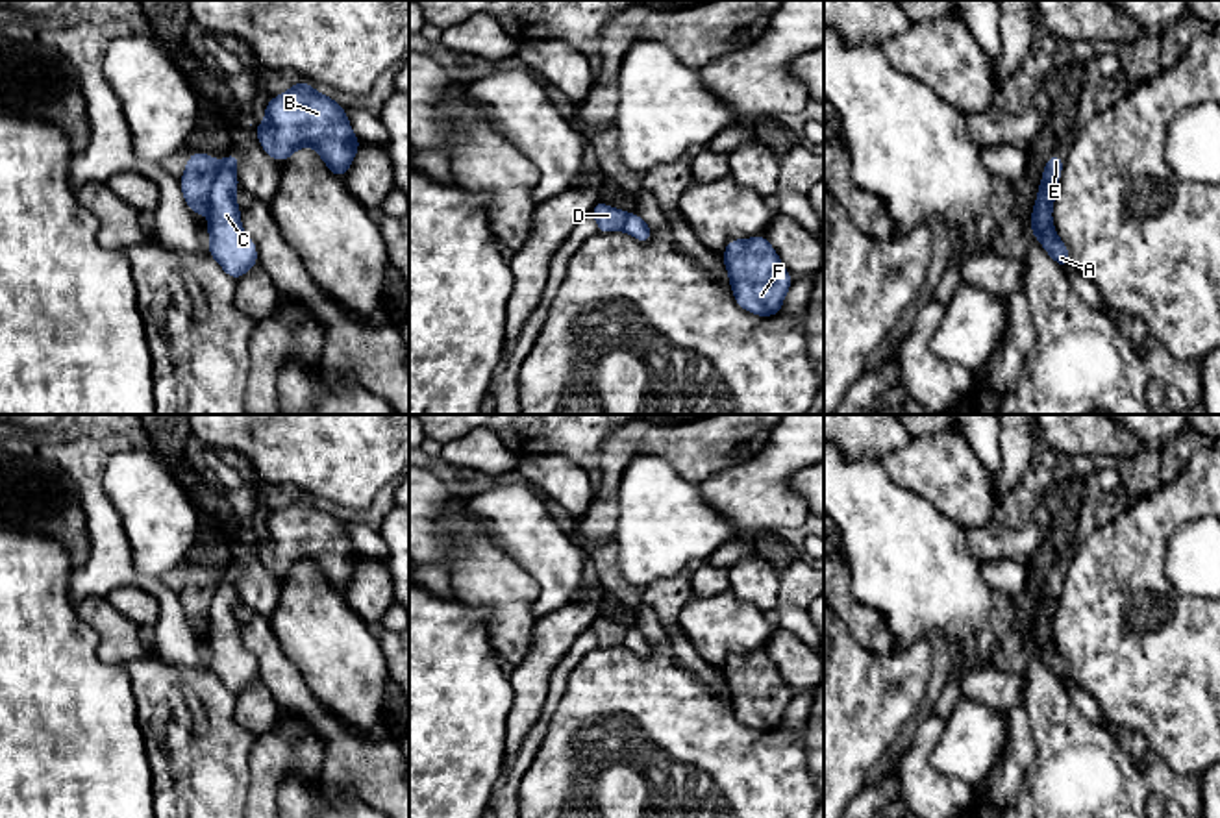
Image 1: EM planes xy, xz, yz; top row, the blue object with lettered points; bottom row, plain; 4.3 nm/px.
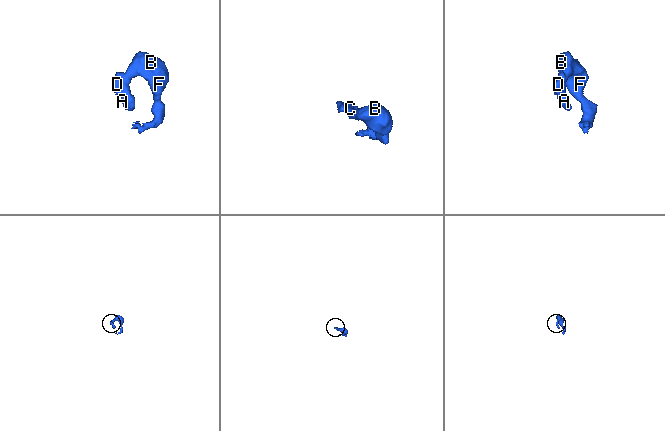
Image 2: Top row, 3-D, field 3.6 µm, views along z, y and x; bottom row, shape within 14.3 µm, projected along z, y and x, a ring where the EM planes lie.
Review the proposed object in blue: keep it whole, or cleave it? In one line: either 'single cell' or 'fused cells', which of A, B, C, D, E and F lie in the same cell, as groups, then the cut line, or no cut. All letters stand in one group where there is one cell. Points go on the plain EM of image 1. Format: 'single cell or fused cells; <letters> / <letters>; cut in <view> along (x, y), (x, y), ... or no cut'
fused cells; A B C F / D E; cut in xy along (221, 578), (208, 620)

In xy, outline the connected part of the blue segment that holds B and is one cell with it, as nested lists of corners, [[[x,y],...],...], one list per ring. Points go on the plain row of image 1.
[[[296,494],[265,520],[265,535],[252,540],[263,566],[287,577],[300,561],[311,561],[337,592],[344,592],[361,561],[344,520]]]

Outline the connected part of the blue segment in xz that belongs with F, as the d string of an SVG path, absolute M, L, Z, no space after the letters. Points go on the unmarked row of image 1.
M765 650L731 653L722 672L739 722L761 733L781 727L794 696Z

